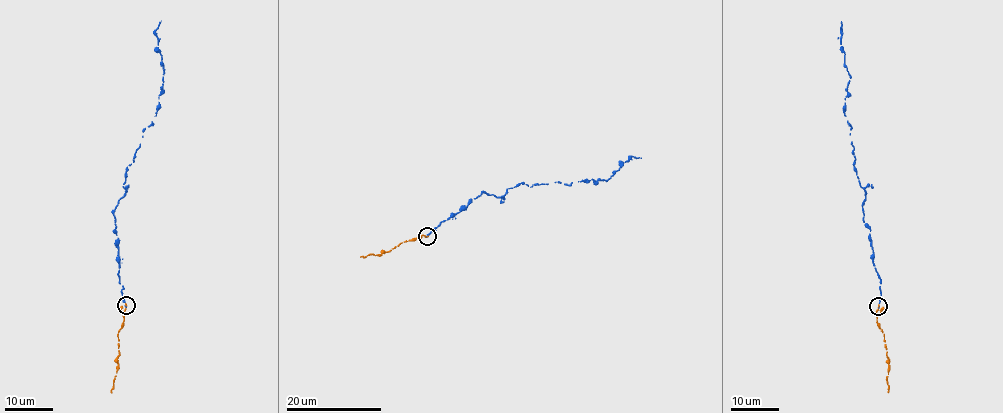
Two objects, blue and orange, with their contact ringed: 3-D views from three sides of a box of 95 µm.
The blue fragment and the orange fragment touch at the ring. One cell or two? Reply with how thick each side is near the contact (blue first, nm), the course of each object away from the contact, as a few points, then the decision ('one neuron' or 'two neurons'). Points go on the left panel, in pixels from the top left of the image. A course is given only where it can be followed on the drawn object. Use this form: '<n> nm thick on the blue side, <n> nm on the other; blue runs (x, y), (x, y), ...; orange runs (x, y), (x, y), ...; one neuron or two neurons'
200 nm thick on the blue side, 140 nm on the other; blue runs (125, 305), (113, 210), (126, 190), (126, 169), (143, 131), (157, 112), (163, 74), (155, 33), (161, 21); orange runs (125, 305), (123, 324), (117, 334), (118, 364), (111, 393); one neuron

